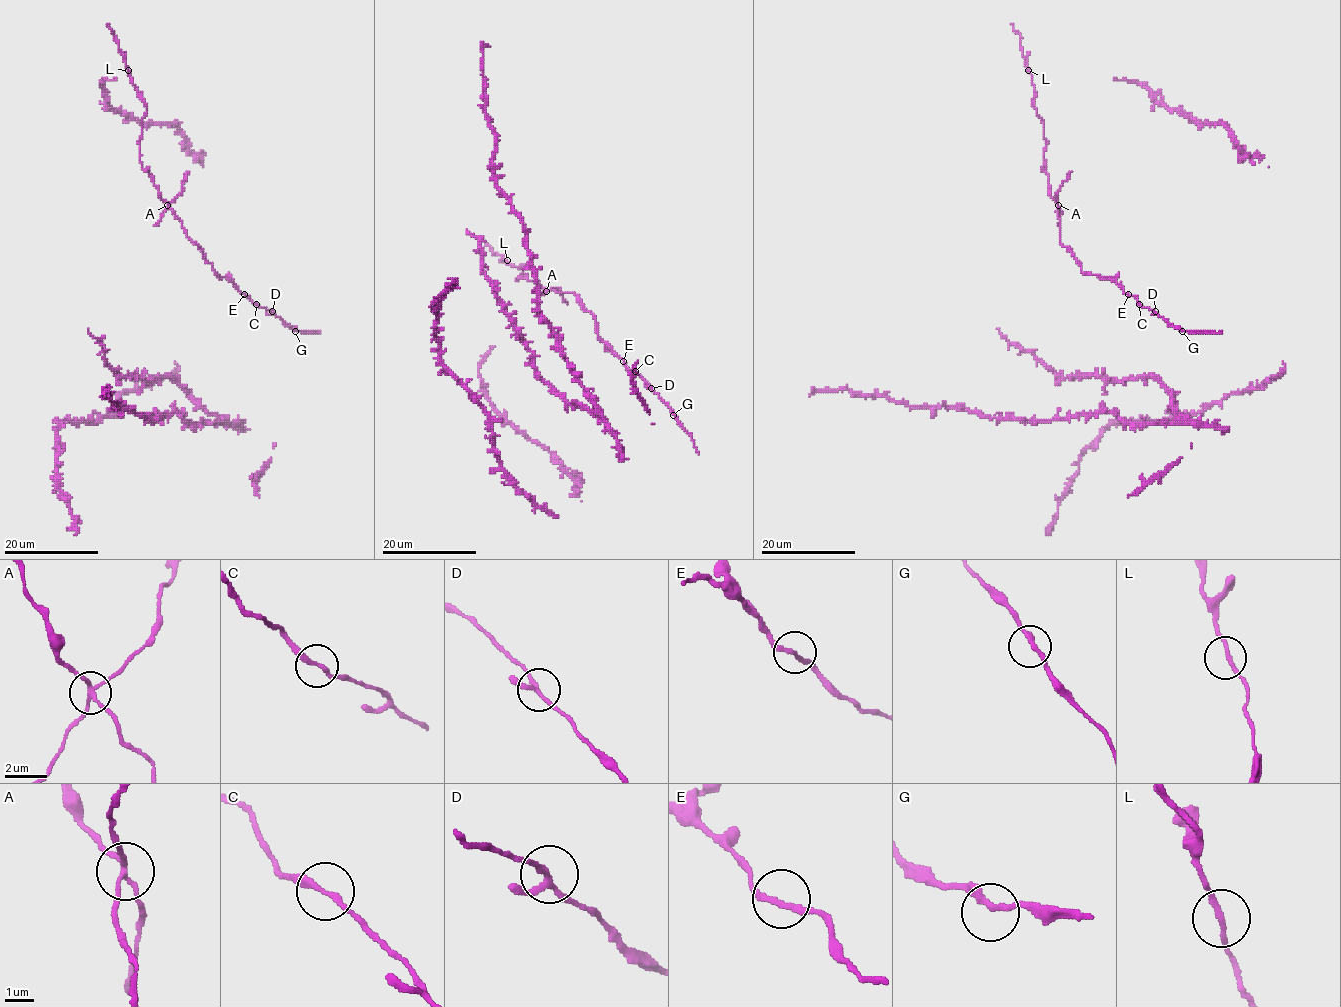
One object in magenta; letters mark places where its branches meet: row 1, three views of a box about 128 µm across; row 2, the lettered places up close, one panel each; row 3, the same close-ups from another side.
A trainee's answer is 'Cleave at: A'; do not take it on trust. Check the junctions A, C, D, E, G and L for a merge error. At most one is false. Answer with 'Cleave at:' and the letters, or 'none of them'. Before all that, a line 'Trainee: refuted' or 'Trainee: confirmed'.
Trainee: confirmed
Cleave at: A

